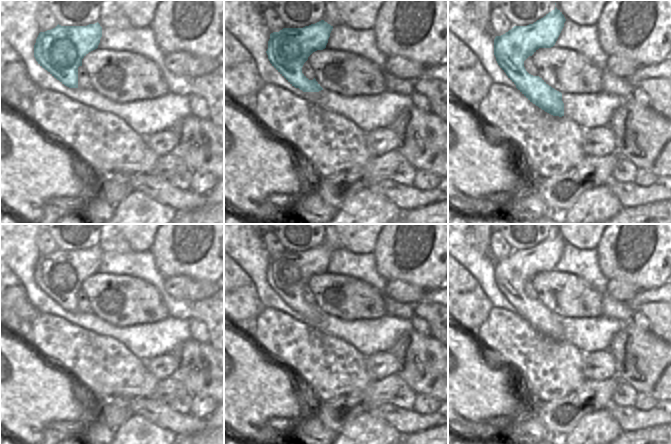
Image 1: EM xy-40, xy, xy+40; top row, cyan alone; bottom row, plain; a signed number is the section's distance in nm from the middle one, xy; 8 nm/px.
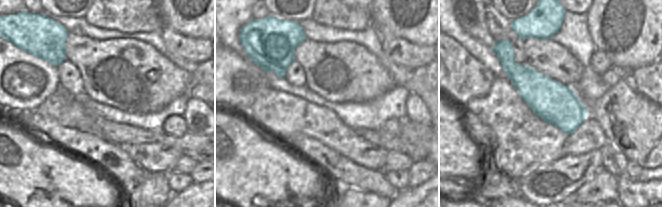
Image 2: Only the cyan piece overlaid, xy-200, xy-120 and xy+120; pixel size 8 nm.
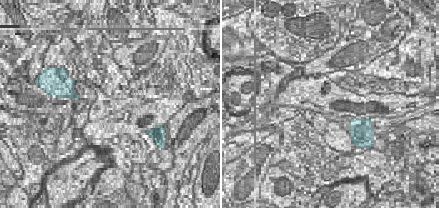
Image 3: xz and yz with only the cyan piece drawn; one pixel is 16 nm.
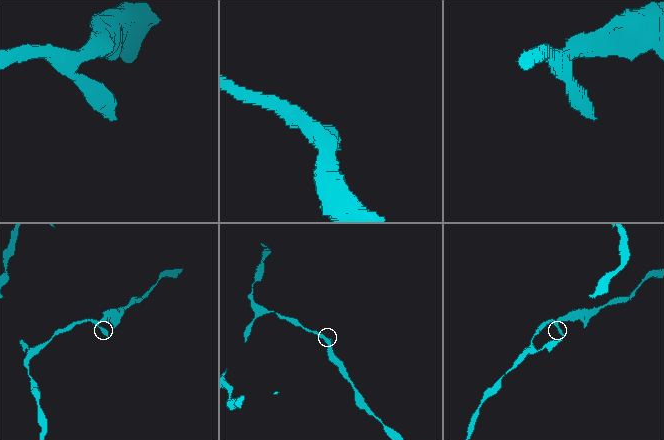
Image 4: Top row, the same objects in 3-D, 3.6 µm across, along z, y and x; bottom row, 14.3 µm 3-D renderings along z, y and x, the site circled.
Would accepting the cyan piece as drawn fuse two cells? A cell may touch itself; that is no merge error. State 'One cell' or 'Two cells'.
One cell

